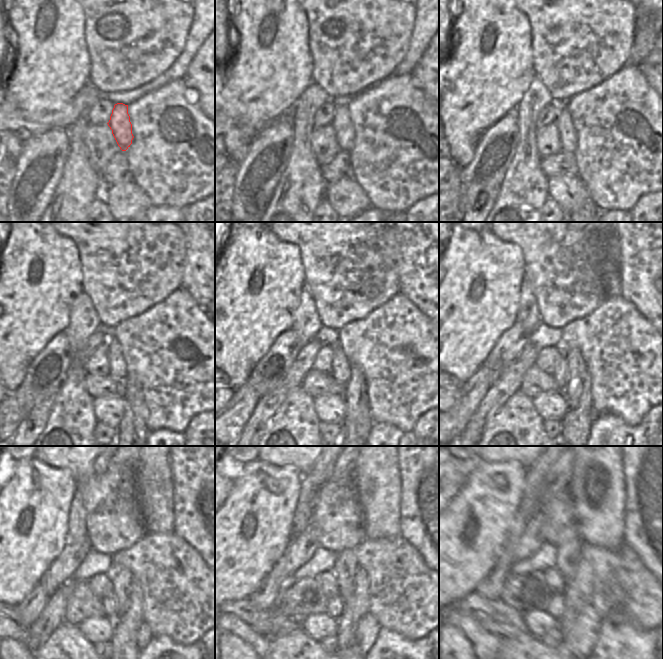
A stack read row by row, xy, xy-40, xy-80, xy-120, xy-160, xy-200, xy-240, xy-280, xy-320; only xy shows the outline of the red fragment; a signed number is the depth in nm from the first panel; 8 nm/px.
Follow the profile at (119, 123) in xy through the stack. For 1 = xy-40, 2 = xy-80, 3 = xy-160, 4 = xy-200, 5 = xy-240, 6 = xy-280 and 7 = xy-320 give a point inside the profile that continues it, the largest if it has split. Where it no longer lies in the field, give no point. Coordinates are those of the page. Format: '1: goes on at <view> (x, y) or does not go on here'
1: goes on at xy-40 (343, 127)
2: goes on at xy-80 (566, 130)
3: goes on at xy-160 (340, 366)
4: goes on at xy-200 (560, 374)
5: goes on at xy-240 (109, 604)
6: goes on at xy-280 (334, 605)
7: goes on at xy-320 (555, 608)

